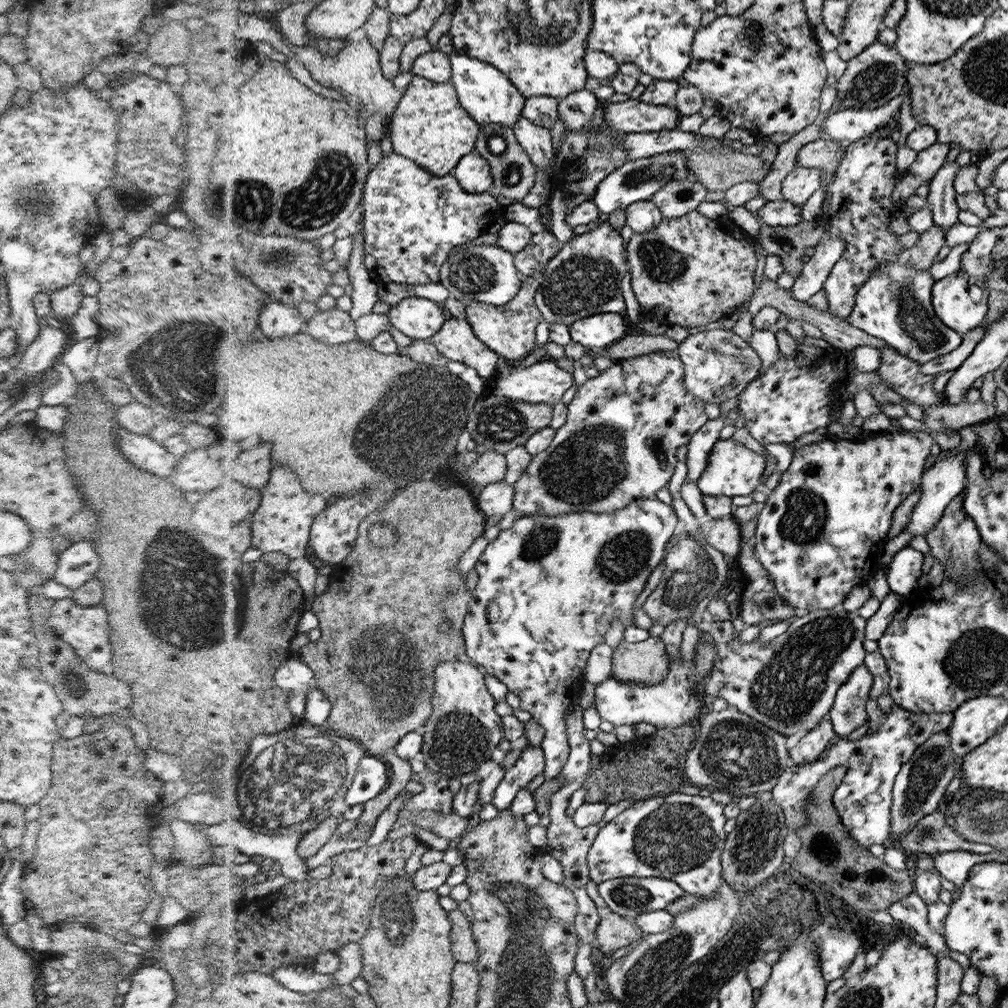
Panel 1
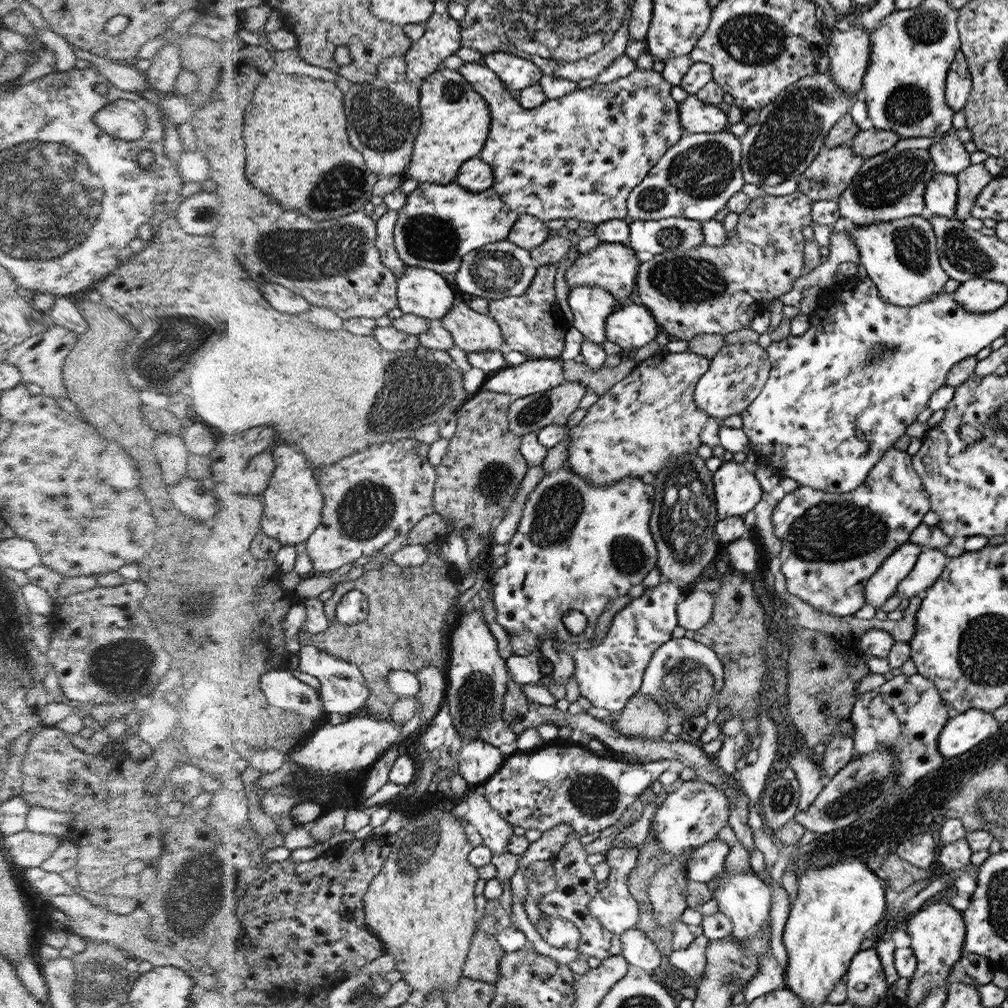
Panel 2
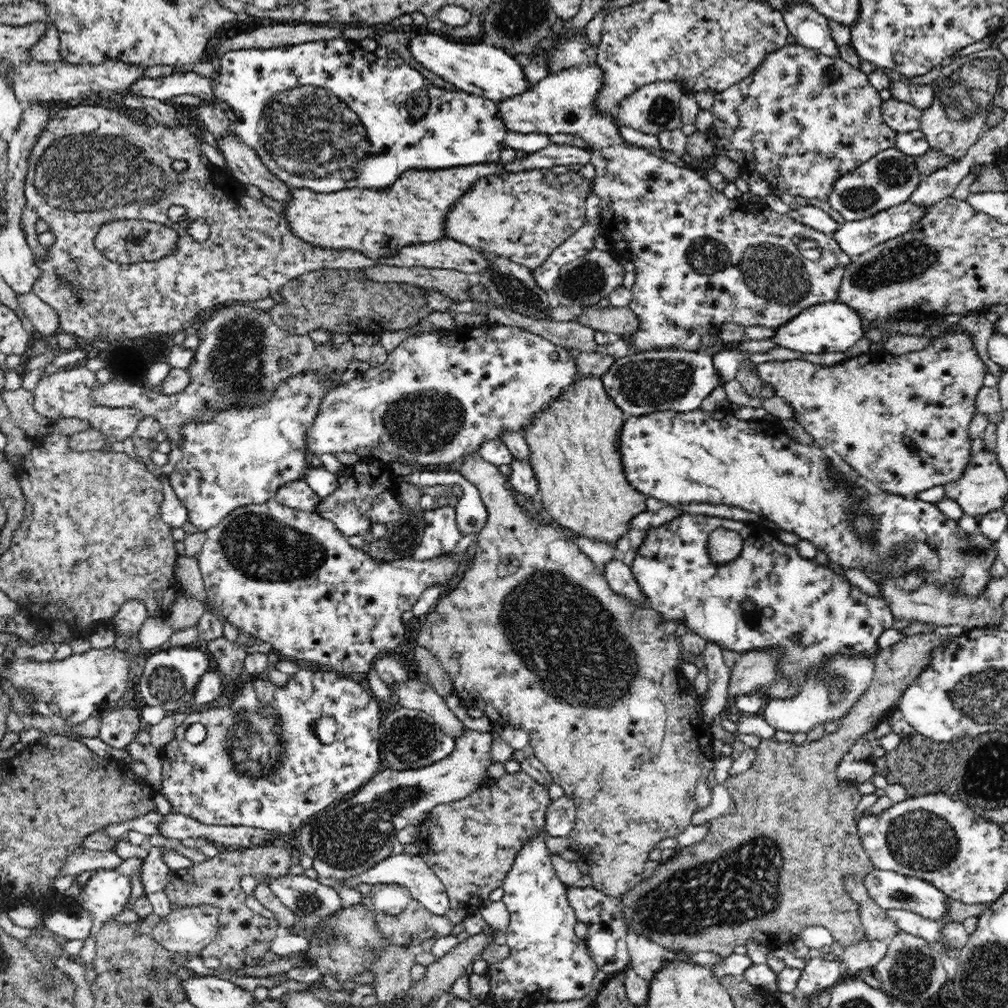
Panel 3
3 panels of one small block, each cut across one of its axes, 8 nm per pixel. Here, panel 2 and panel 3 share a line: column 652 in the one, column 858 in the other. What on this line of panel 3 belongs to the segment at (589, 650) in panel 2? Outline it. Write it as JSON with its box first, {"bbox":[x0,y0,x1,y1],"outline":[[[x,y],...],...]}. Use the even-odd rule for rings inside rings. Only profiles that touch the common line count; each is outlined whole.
{"bbox":[632,513,895,682],"outline":[[[682,513],[681,515],[675,516],[670,522],[667,522],[666,524],[663,524],[661,527],[658,528],[653,528],[650,530],[646,531],[646,536],[644,538],[644,541],[642,544],[640,544],[638,550],[636,550],[636,556],[634,556],[634,564],[632,564],[632,573],[634,576],[636,576],[636,581],[638,581],[638,585],[640,586],[640,589],[642,589],[642,593],[644,593],[644,597],[648,599],[648,604],[650,604],[650,608],[654,609],[656,612],[661,612],[661,615],[665,617],[666,620],[670,621],[676,621],[677,623],[679,622],[684,622],[686,626],[688,627],[688,631],[694,632],[696,635],[700,636],[701,638],[704,638],[704,640],[707,641],[707,643],[716,643],[718,646],[722,648],[727,648],[728,650],[732,650],[740,656],[743,652],[748,652],[748,651],[776,651],[776,654],[779,654],[777,650],[773,650],[773,648],[766,648],[768,644],[778,644],[776,648],[780,648],[782,652],[784,652],[784,656],[782,656],[782,662],[780,662],[780,674],[784,674],[784,676],[788,676],[790,680],[793,680],[793,682],[798,682],[802,676],[805,676],[805,673],[807,671],[810,671],[811,668],[810,666],[822,666],[822,668],[826,667],[827,660],[830,659],[830,656],[832,655],[844,655],[845,658],[859,658],[860,655],[868,655],[869,656],[876,656],[876,642],[879,642],[880,634],[882,632],[886,632],[886,630],[889,630],[892,628],[893,623],[895,622],[894,617],[892,617],[891,610],[888,609],[887,602],[884,601],[882,598],[877,598],[876,596],[869,596],[868,594],[865,594],[860,590],[860,588],[857,588],[856,586],[853,586],[849,581],[847,581],[845,578],[840,576],[840,574],[837,574],[834,572],[834,570],[831,570],[829,567],[821,566],[816,562],[815,559],[813,560],[808,560],[808,558],[804,558],[800,556],[798,549],[796,549],[796,546],[794,545],[786,545],[784,542],[780,541],[777,536],[776,530],[772,531],[766,531],[766,528],[762,528],[762,532],[756,532],[756,526],[754,524],[750,524],[750,522],[746,521],[737,521],[737,520],[728,520],[728,519],[723,519],[720,517],[713,517],[713,516],[706,516],[706,515],[691,515],[688,513]],[[716,528],[727,528],[728,530],[732,530],[734,532],[740,533],[740,536],[742,537],[743,544],[744,546],[742,547],[742,552],[740,552],[740,556],[736,558],[736,560],[732,560],[732,562],[728,562],[728,564],[717,564],[716,562],[712,561],[712,558],[708,555],[708,549],[707,549],[707,544],[708,544],[708,537],[710,536],[710,533],[713,530],[716,530]],[[746,601],[752,601],[756,605],[756,608],[752,611],[746,611],[743,610],[742,604]]]}

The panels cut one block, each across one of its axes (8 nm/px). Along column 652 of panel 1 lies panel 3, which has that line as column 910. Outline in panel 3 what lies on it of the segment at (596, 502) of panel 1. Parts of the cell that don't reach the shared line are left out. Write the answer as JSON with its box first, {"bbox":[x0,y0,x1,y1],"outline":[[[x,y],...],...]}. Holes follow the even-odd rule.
{"bbox":[755,332,988,498],"outline":[[[947,332],[941,337],[931,339],[930,344],[918,352],[910,352],[908,355],[892,355],[885,350],[869,351],[861,356],[845,359],[835,365],[821,365],[810,363],[808,360],[788,360],[788,362],[764,362],[755,366],[759,377],[764,383],[770,384],[775,390],[775,395],[783,398],[796,412],[794,418],[810,436],[814,437],[816,444],[824,448],[832,446],[860,476],[870,480],[872,484],[879,486],[884,492],[914,498],[919,492],[928,490],[933,486],[944,486],[956,482],[963,475],[964,469],[971,461],[970,447],[972,441],[968,438],[968,424],[976,414],[975,400],[977,392],[983,385],[983,378],[988,368],[979,358],[974,347],[973,340],[964,333]]]}

